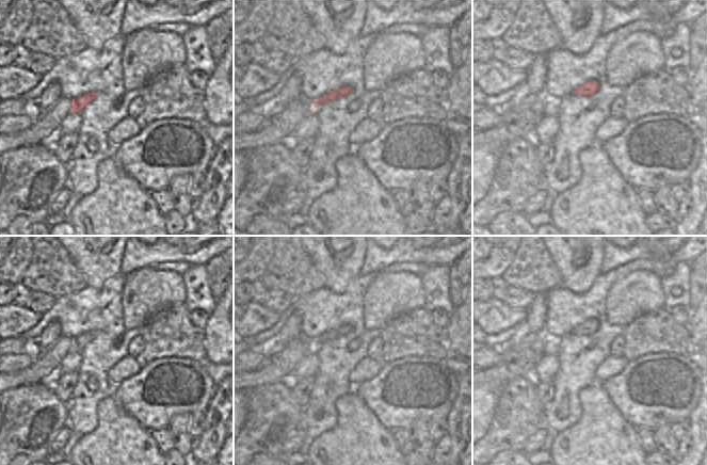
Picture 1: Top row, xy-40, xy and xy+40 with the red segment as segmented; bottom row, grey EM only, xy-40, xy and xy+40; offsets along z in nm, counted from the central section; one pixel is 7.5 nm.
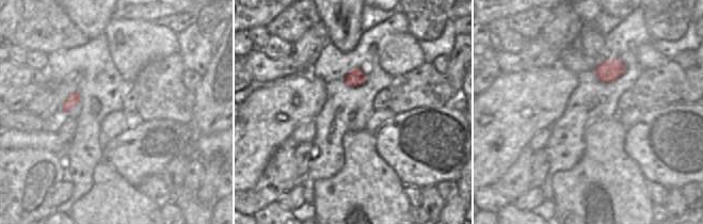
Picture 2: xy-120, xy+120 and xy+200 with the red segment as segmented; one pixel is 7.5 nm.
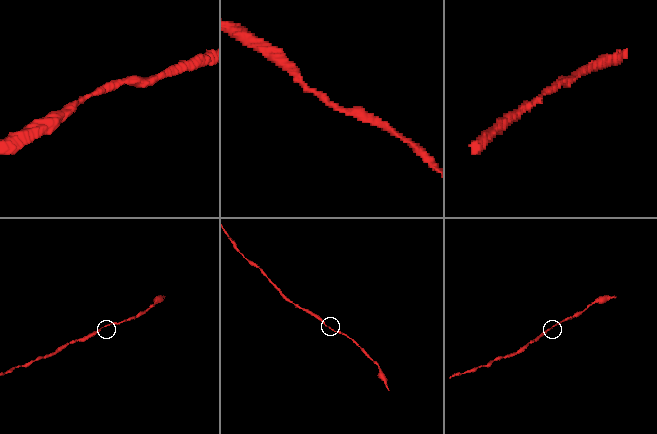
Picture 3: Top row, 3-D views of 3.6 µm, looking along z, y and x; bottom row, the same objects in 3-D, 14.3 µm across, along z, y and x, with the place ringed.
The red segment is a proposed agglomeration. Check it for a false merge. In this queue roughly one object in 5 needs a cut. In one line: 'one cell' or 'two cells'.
one cell

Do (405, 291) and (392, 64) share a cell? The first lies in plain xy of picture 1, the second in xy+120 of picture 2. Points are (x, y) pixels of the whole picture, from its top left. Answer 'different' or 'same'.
same

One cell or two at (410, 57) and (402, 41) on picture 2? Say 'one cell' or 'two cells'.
one cell

